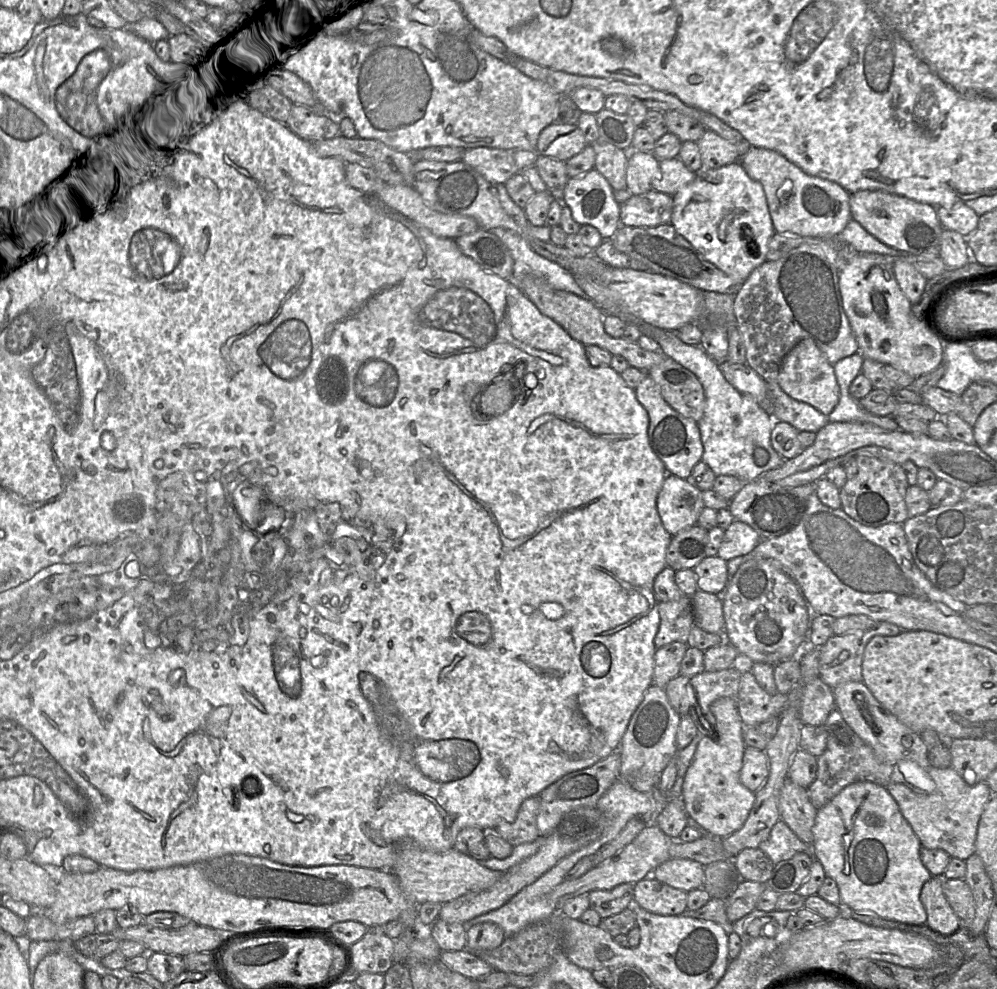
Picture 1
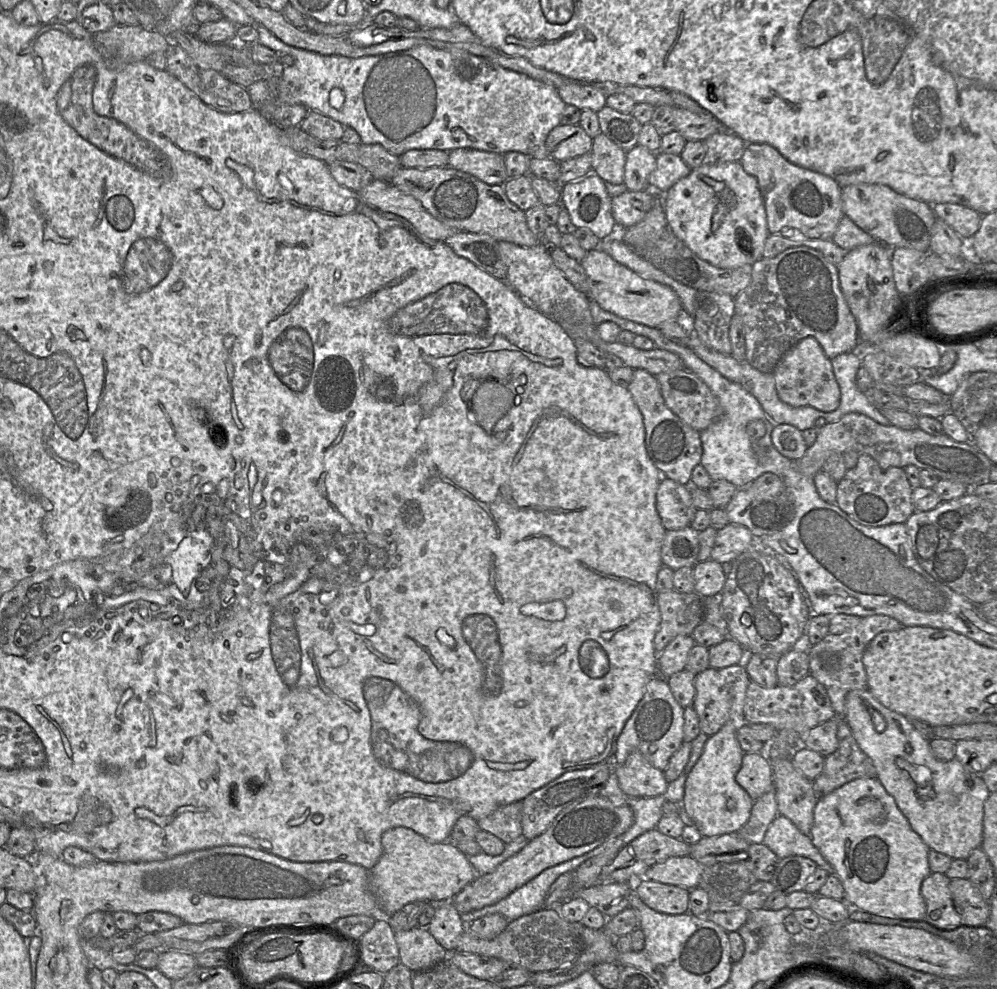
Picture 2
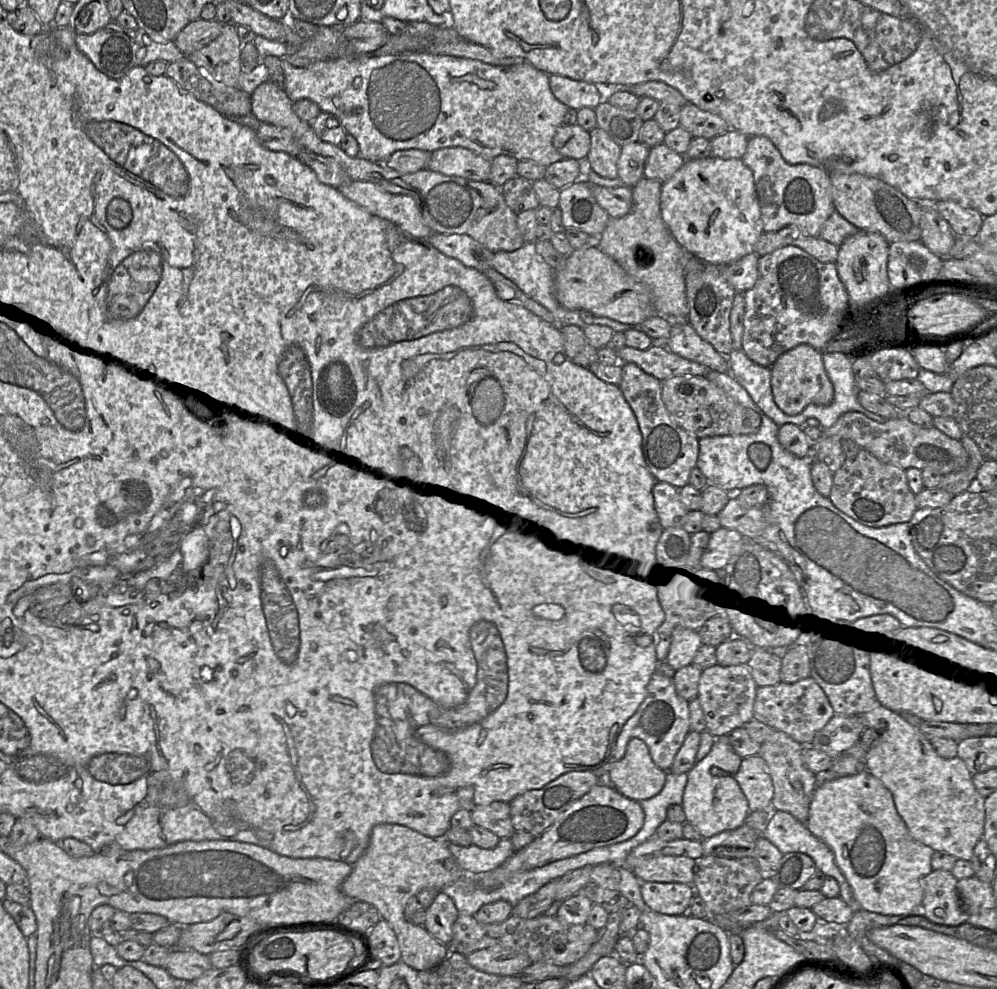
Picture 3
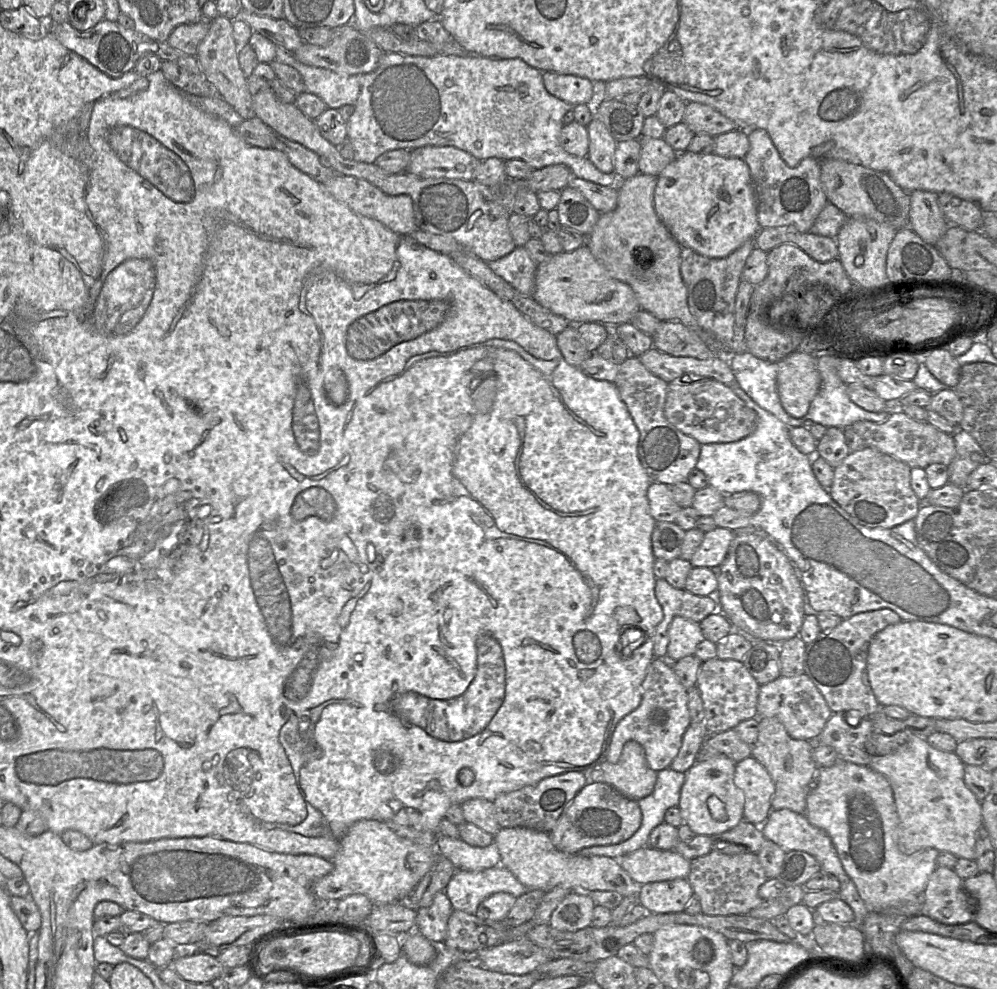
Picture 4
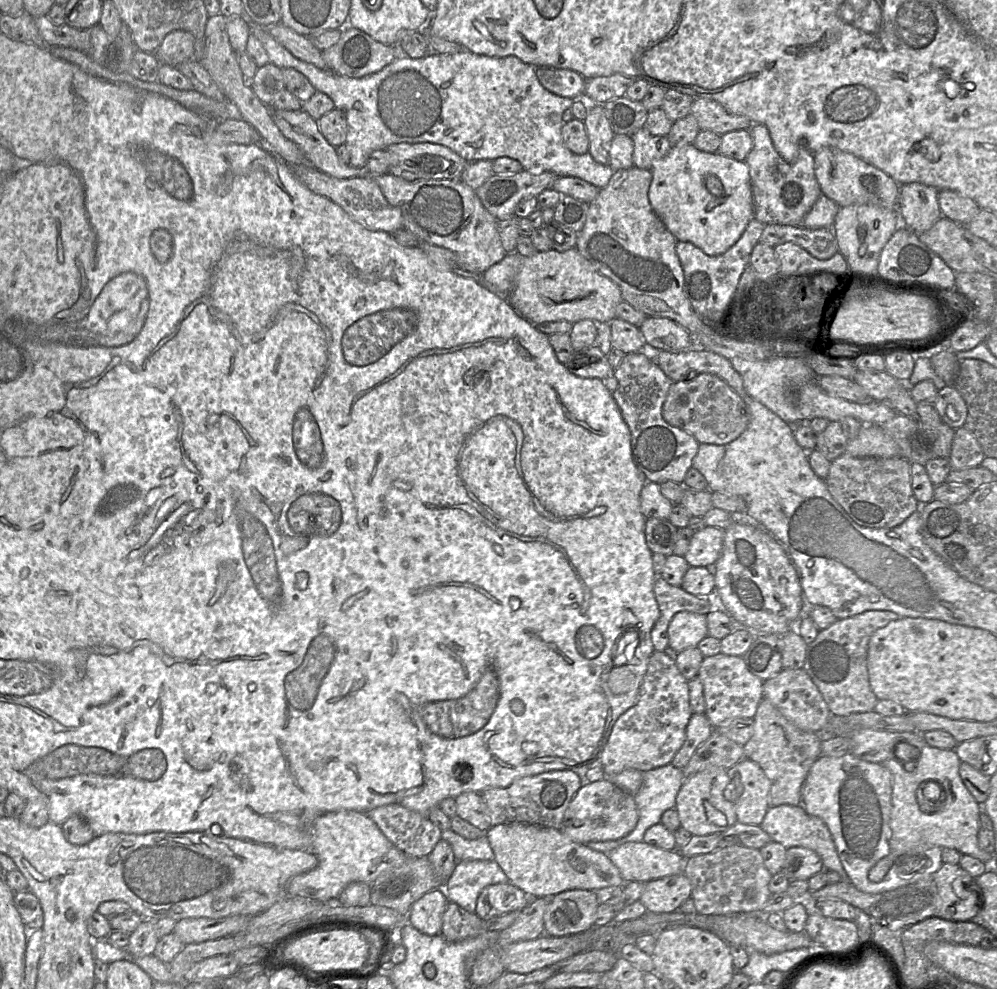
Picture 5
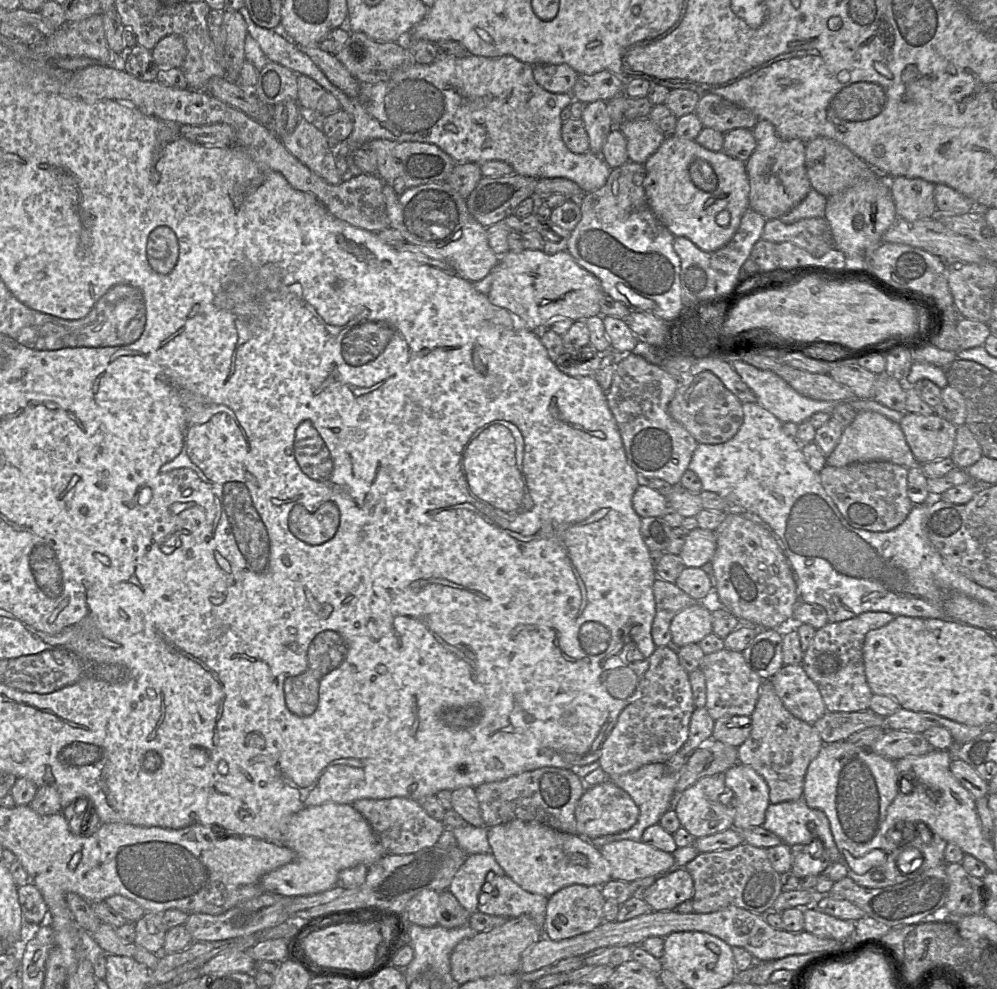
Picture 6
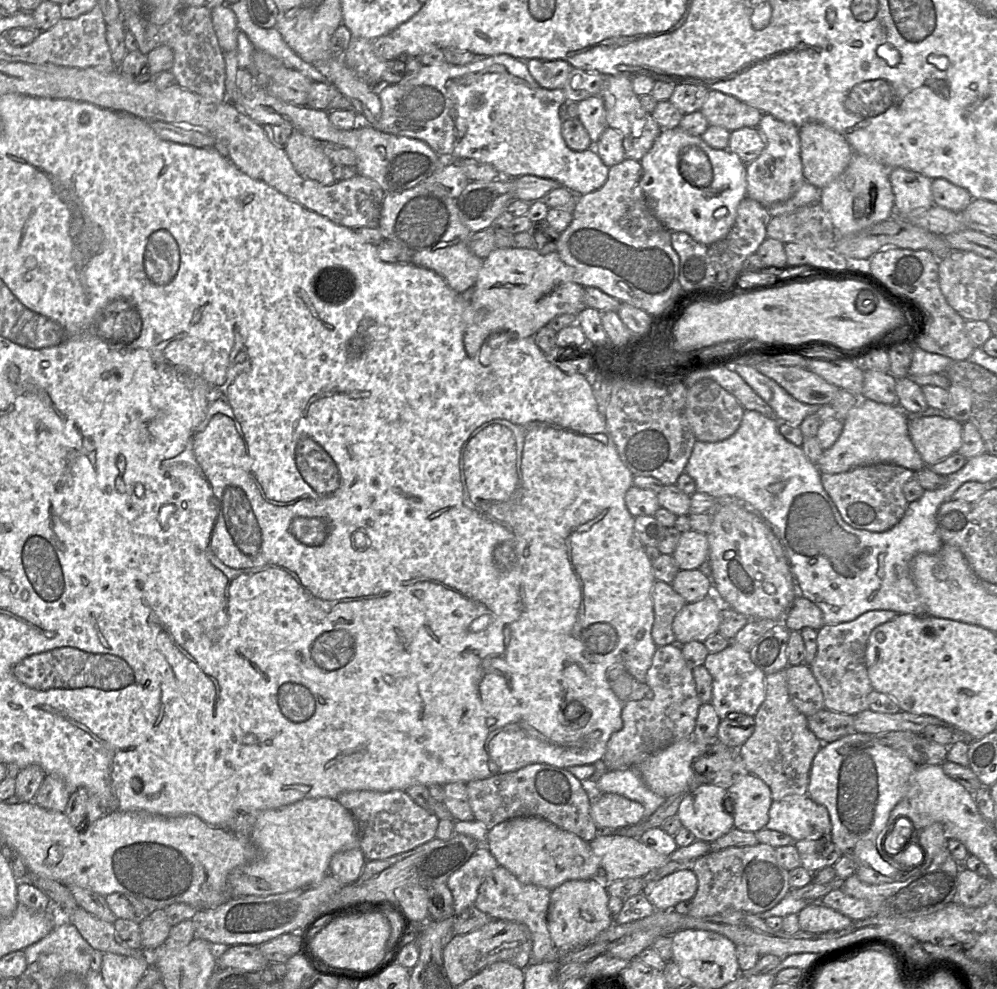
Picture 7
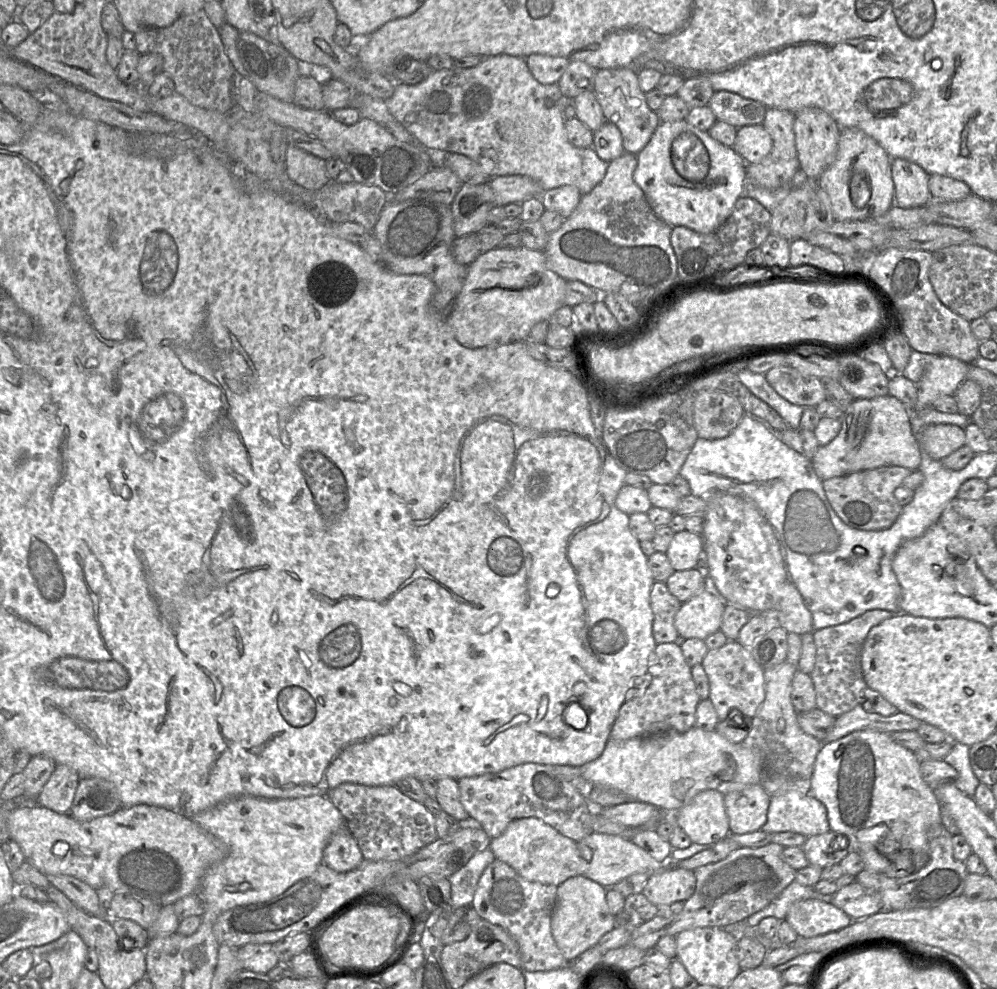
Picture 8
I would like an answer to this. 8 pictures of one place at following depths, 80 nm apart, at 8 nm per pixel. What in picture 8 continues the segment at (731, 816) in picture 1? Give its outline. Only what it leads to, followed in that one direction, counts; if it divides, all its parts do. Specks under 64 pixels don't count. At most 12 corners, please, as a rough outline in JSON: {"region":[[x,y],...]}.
{"region":[[703,790],[674,814],[692,843],[730,834],[717,790]]}

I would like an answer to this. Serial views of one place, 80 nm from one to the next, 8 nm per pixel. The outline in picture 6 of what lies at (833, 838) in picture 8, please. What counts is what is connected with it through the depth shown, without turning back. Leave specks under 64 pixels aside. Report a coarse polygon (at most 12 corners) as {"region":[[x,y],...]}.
{"region":[[819,839],[791,847],[799,878],[820,875],[832,863]]}

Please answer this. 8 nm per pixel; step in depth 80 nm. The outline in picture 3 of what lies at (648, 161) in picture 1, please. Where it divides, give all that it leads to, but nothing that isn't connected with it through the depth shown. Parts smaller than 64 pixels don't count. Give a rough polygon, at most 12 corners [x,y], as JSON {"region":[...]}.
{"region":[[640,141],[621,147],[618,177],[632,188],[644,177],[649,147]]}

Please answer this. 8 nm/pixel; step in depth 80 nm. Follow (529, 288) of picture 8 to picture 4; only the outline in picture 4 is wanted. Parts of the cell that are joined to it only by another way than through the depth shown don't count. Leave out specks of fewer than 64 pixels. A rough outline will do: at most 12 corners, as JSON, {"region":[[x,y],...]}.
{"region":[[585,244],[537,265],[532,298],[570,324],[641,310]]}

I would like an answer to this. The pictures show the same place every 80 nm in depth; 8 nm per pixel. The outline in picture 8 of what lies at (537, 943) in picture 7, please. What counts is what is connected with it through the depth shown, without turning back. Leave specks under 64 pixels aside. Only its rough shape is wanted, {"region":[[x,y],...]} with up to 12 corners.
{"region":[[495,859],[472,906],[517,942],[523,971],[569,964],[551,931],[558,886]]}

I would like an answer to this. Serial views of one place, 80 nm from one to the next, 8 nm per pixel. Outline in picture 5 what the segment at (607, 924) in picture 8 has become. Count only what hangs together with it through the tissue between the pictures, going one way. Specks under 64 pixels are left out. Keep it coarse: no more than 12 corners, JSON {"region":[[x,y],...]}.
{"region":[[596,891],[556,894],[544,914],[544,934],[590,929]]}

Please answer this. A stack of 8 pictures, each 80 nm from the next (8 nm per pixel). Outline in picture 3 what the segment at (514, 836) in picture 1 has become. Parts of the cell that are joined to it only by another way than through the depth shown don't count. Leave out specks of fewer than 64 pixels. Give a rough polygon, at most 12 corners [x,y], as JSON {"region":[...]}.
{"region":[[494,801],[470,812],[475,825],[510,839],[516,832],[508,802]]}

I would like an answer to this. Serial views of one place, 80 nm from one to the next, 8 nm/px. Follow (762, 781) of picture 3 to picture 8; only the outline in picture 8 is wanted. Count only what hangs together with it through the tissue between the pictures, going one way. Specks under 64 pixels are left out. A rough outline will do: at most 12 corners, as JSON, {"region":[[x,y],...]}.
{"region":[[764,784],[724,795],[730,834],[761,830],[771,795]]}

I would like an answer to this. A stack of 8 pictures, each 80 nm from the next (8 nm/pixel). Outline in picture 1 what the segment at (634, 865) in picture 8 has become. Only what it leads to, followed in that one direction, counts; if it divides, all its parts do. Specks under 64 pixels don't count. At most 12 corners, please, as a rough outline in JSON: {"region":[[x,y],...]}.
{"region":[[670,858],[652,877],[689,892],[703,887],[704,869]]}

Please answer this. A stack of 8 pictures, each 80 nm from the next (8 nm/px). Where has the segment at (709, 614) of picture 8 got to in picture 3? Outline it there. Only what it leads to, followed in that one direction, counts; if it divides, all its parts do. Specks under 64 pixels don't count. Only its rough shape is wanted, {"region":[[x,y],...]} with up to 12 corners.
{"region":[[677,626],[665,662],[693,663],[703,643],[696,630]]}

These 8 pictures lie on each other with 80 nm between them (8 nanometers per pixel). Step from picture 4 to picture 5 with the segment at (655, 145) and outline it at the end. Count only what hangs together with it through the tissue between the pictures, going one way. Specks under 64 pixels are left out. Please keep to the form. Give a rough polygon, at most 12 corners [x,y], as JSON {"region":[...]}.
{"region":[[643,127],[630,136],[633,164],[651,170],[672,144]]}

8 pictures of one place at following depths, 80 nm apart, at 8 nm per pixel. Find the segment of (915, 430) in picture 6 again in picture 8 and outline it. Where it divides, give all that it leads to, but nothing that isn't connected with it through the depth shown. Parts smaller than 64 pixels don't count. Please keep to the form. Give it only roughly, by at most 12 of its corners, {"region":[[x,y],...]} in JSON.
{"region":[[930,424],[918,434],[921,451],[942,460],[966,445],[965,429]]}

